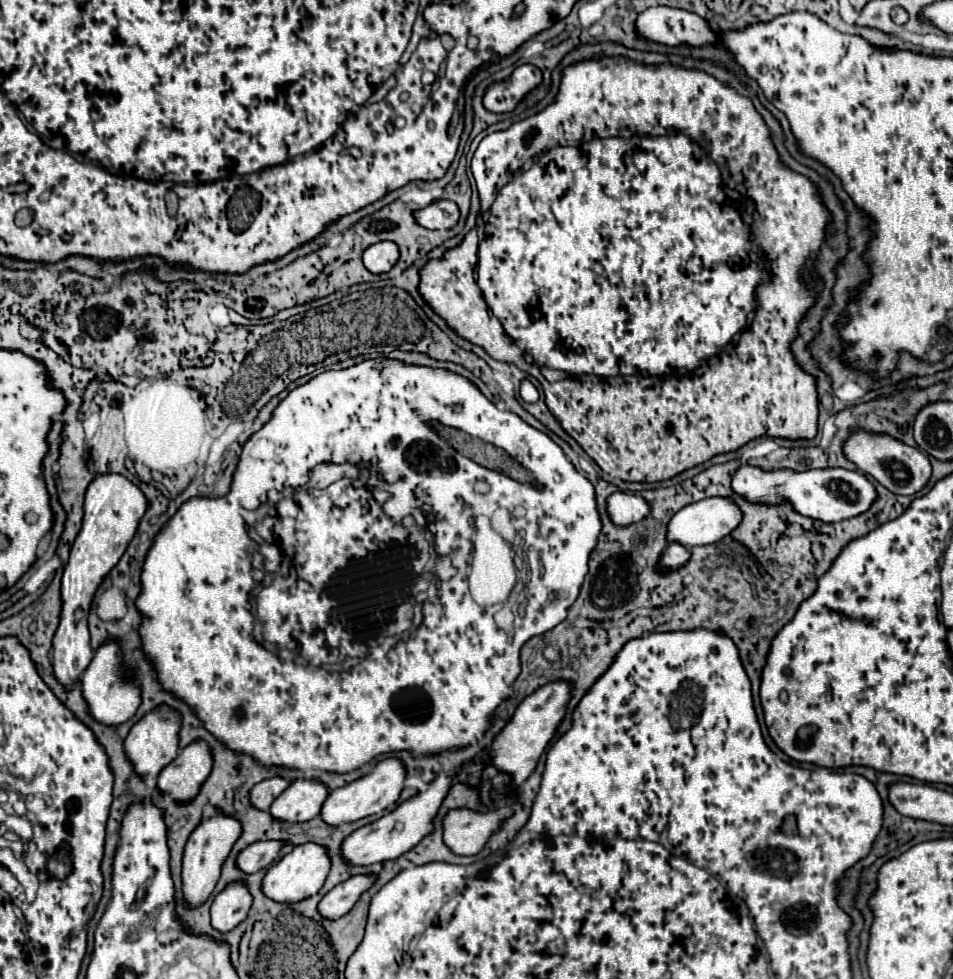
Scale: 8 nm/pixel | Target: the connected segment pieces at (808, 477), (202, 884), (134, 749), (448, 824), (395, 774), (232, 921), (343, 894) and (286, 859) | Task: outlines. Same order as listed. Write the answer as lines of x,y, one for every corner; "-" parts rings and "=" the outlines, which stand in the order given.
740,466
732,478
734,492
746,496
750,502
760,504
780,504
782,500
790,500
794,510
802,516
810,516
814,520
834,524
854,516
864,514
878,498
874,484
860,472
844,470
844,468
822,468
822,470
806,470
806,472
792,472
792,470
774,470
764,472
754,466
=
216,808
216,812
210,818
202,818
200,824
194,828
194,832
186,842
184,864
182,864
184,898
188,900
188,904
200,906
210,896
210,892
214,890
220,878
220,868
226,862
228,854
232,852
232,846
240,838
240,834
242,834
242,824
236,818
224,814
220,808
=
158,704
154,710
144,714
132,726
132,730
128,732
128,736
124,740
124,748
126,748
126,756
130,756
130,760
134,760
134,768
138,768
140,776
158,774
166,764
170,764
170,760
174,760
174,756
178,756
180,726
182,726
182,714
176,708
170,708
166,704
=
496,774
492,778
492,792
490,792
490,810
486,814
478,814
478,812
470,812
470,810
450,810
444,818
444,840
446,846
456,852
456,854
478,854
482,850
482,846
486,844
486,840
490,838
490,834
494,834
502,820
508,818
512,814
512,804
514,804
514,796
506,796
506,786
508,786
508,776
506,774
=
384,758
380,760
374,770
342,788
336,788
330,792
330,796
326,798
324,806
322,806
322,820
326,820
326,824
338,826
338,824
346,824
346,822
354,822
360,820
364,816
370,814
378,814
384,812
390,804
398,802
400,792
404,788
404,780
406,780
406,766
400,758
=
240,880
226,884
226,888
212,900
212,926
220,932
228,932
238,926
252,906
252,894
=
356,874
348,880
334,886
318,904
318,910
324,918
338,918
350,912
350,908
356,904
356,900
378,880
376,874
=
306,842
306,844
296,846
286,856
282,856
282,860
278,860
266,872
266,876
262,880
262,890
268,898
272,898
276,902
298,902
298,900
304,900
308,896
314,896
322,888
328,872
330,872
328,848
314,844
314,842

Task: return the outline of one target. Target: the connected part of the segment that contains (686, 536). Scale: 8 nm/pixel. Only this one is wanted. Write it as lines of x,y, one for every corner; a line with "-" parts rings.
712,496
712,498
704,498
700,502
684,506
672,516
668,524
668,540
676,540
688,548
702,546
702,544
714,544
714,542
720,542
724,536
728,536
732,530
736,530
740,522
742,522
742,510
732,498

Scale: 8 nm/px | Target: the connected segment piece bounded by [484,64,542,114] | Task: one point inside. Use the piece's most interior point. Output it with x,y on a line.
503,97

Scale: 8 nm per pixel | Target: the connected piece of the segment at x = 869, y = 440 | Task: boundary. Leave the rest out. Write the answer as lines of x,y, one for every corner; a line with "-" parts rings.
854,430
844,444
844,454
864,474
870,474
884,488
888,488
890,492
900,494
900,496
912,496
912,494
920,492
932,476
932,466
930,466
930,460
928,460
926,454
922,454
918,448
906,446
906,444
902,444
902,442
890,438
890,436
868,434
868,432
862,432
862,430

